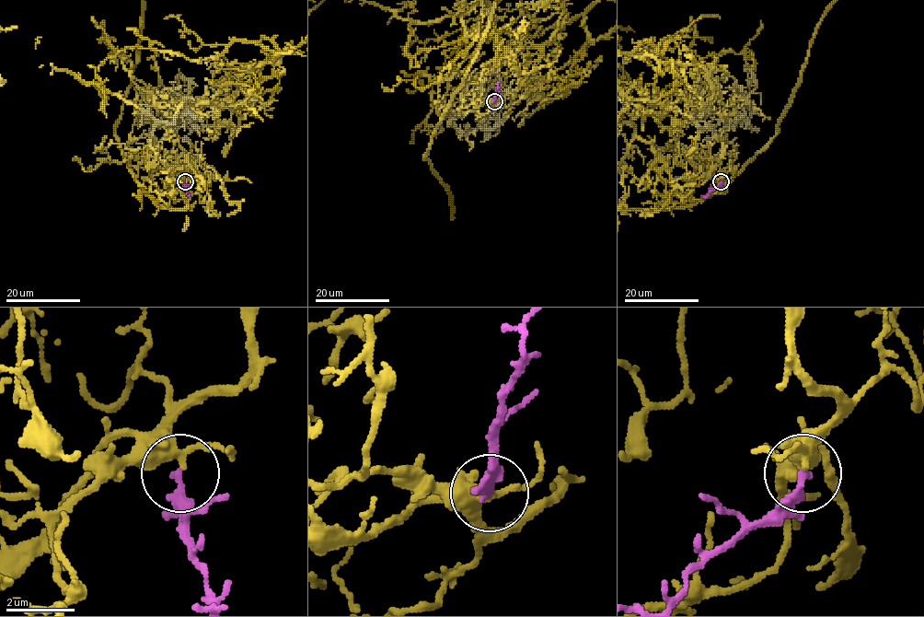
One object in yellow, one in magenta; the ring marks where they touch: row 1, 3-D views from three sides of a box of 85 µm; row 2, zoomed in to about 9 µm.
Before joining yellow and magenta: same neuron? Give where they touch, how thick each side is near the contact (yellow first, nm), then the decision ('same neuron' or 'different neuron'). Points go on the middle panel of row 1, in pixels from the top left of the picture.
at (494, 101); 280 nm thick on the yellow side, 280 nm on the other; same neuron

